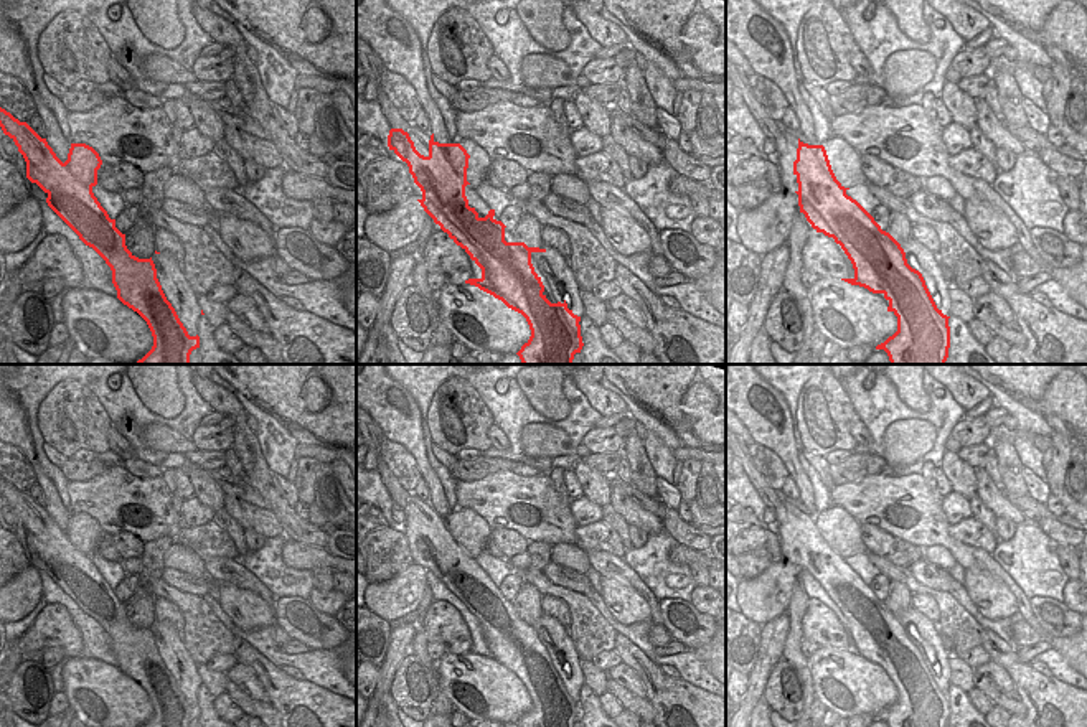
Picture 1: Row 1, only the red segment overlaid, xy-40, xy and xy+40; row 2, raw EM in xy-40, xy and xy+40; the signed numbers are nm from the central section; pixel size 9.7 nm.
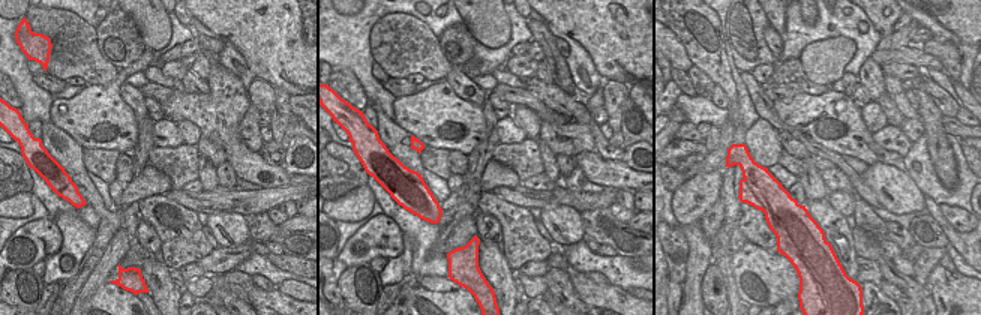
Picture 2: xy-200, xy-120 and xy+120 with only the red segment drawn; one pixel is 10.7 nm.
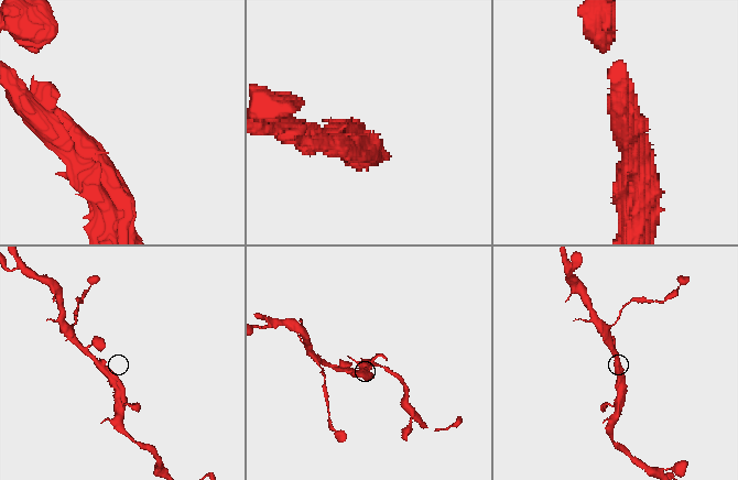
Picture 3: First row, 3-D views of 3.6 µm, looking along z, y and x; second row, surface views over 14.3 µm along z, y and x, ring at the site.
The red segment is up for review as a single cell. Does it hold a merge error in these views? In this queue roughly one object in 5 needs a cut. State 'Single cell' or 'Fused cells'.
Single cell

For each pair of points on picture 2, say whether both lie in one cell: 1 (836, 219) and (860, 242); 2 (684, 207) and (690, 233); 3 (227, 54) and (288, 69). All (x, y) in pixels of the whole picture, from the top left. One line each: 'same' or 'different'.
1: different
2: different
3: different

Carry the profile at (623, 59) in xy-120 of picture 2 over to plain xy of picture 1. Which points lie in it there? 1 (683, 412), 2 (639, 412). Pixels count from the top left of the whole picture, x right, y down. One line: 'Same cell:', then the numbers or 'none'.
Same cell: 1

